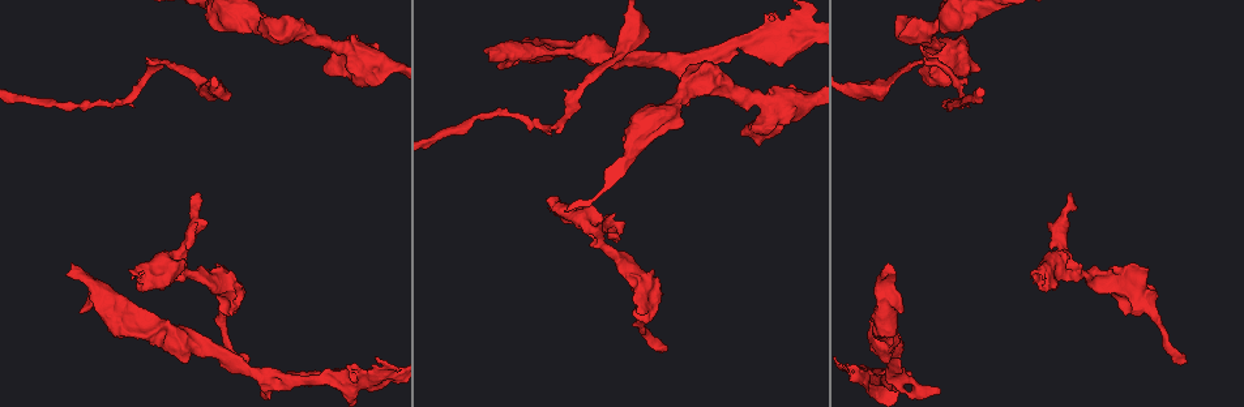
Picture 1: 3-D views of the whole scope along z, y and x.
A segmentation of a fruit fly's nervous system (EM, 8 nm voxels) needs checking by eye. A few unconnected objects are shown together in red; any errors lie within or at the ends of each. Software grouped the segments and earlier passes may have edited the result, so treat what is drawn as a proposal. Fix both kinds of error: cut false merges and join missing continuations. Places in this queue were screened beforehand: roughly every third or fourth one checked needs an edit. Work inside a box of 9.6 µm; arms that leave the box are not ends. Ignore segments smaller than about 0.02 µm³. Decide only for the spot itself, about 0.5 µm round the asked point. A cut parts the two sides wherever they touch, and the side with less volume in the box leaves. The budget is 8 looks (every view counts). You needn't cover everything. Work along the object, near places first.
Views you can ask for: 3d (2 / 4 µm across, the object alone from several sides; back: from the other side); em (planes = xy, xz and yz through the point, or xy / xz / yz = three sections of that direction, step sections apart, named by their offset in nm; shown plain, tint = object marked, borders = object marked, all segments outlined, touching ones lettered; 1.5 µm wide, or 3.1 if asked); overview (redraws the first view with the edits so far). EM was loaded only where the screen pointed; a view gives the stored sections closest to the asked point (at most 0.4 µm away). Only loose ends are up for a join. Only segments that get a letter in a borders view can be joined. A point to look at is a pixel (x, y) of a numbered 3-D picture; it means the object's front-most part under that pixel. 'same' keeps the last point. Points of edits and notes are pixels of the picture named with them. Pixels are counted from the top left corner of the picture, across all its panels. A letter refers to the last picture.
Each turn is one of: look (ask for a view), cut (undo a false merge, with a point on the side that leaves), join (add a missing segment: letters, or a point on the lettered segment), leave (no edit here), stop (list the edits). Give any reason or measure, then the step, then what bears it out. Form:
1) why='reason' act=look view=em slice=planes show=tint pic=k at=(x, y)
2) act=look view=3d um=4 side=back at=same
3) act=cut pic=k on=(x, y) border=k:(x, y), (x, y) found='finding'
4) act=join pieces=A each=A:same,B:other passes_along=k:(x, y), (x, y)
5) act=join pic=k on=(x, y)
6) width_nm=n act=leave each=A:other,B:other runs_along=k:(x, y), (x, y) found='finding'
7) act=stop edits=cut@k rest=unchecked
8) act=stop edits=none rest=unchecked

why='free end' act=look view=em slice=planes show=borders pic=1 at=(554, 214)

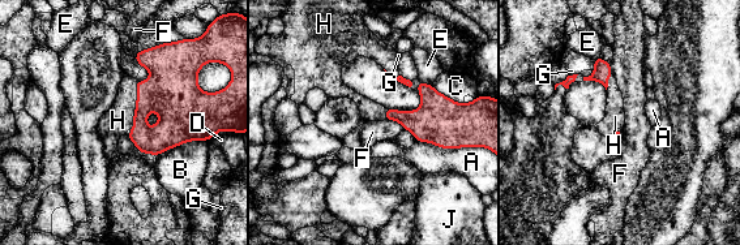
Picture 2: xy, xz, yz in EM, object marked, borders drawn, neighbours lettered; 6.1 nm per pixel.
act=join pieces=H each=A:other,B:other,C:other,D:other,E:other,F:other,G:other,H:same,J:other found='it goes on there'

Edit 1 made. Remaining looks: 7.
why='branch stops here' act=look view=3d um=4 side=back pic=1 at=(1070, 194)

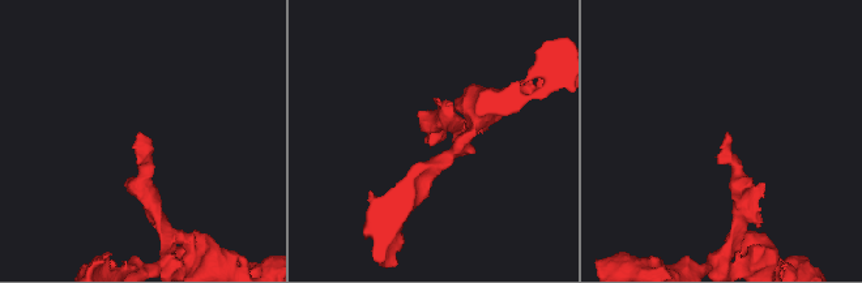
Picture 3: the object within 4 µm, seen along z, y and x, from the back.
act=look view=em slice=planes show=borders pic=3 at=(430, 138)

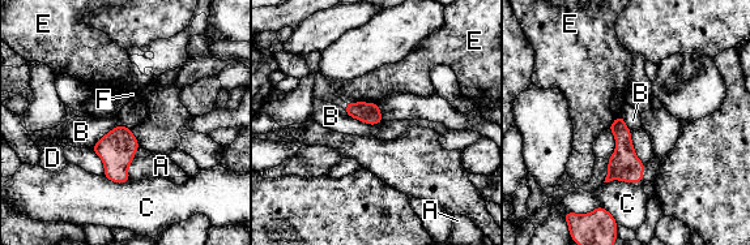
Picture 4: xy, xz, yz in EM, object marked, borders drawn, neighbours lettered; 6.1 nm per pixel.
act=leave each=A:other,B:other,C:other,D:other,E:other,F:other border=4:(135, 157), (128, 167), (130, 179) found='no lettered segment goes on from it'

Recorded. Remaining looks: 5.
why='branch stops here' act=look view=3d um=4 pic=1 at=(883, 273)

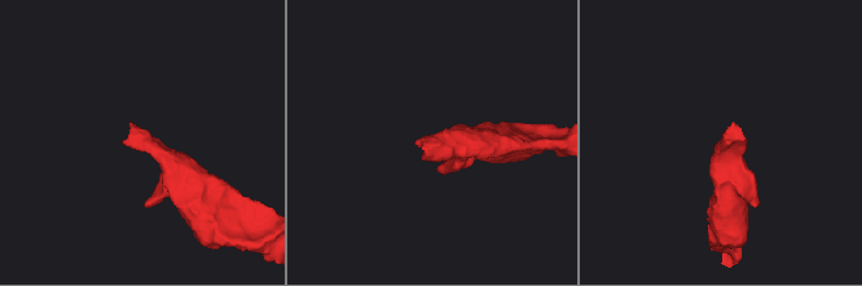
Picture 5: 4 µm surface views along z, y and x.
why='need the tissue' act=look view=em slice=planes show=borders pic=5 at=(724, 142)

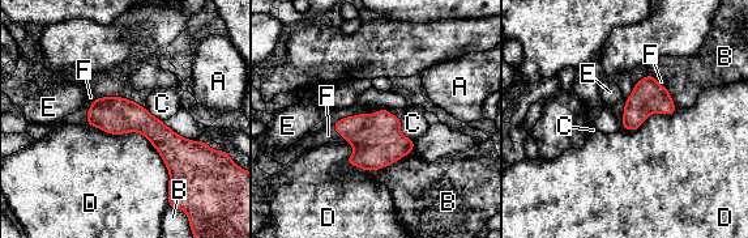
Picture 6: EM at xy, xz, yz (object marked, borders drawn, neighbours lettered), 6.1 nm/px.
width_nm=150 act=join pieces=F each=A:other,B:other,C:other,D:other,E:other,F:same found='the neuron continues'

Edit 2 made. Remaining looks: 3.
act=stop edits=join@2,join@6 rest=unchecked

